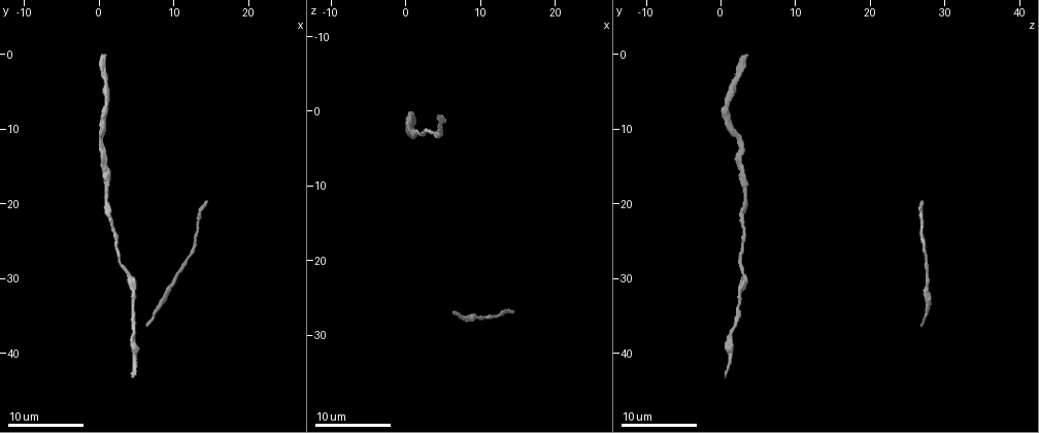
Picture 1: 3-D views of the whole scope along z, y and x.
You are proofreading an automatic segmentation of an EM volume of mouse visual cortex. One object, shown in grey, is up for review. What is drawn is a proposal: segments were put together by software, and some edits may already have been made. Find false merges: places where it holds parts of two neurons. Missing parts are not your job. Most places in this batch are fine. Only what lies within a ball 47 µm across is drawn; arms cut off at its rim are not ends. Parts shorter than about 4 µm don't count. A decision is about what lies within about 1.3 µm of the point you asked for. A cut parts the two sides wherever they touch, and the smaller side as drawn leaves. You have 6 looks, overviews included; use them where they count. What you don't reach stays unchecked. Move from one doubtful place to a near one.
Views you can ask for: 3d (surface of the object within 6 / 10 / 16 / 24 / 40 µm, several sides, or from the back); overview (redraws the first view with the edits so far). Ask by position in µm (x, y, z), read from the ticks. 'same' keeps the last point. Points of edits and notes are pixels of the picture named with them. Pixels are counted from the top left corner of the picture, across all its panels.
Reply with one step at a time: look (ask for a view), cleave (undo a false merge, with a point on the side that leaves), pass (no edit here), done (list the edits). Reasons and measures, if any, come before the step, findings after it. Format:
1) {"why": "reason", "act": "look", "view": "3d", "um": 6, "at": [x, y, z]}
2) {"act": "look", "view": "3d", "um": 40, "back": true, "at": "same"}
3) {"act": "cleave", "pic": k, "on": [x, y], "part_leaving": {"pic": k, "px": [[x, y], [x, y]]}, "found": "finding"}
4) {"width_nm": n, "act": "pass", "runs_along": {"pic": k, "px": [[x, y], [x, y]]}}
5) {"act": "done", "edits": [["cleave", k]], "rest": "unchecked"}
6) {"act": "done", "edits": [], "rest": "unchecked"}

{"why": "thick turns thin", "act": "look", "view": "3d", "um": 16, "at": [1.0, 18.0, 3.0]}

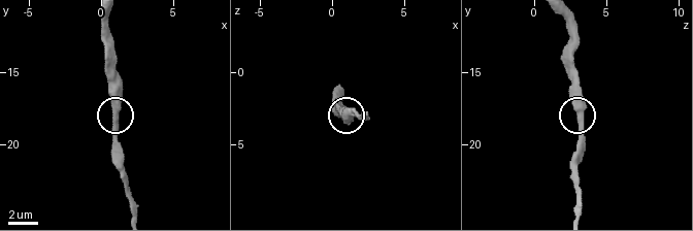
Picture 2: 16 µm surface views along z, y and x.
{"act": "look", "view": "3d", "um": 16, "back": true, "at": [1.2, 18.4, 3.2]}

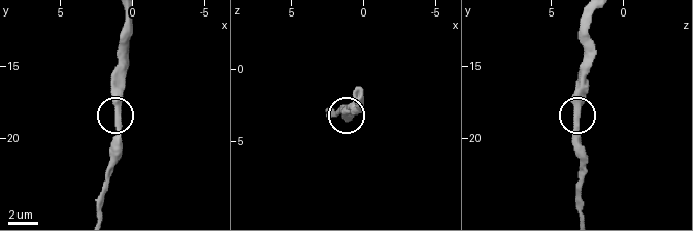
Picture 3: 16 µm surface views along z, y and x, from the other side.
{"width_nm": 420, "act": "pass", "runs_along": {"pic": 3, "px": [[581, 213], [578, 78]]}, "found": "one neuron here"}

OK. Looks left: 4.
{"why": "sudden change in width", "act": "look", "view": "3d", "um": 10, "at": [5.0, 37.5, 1.5]}

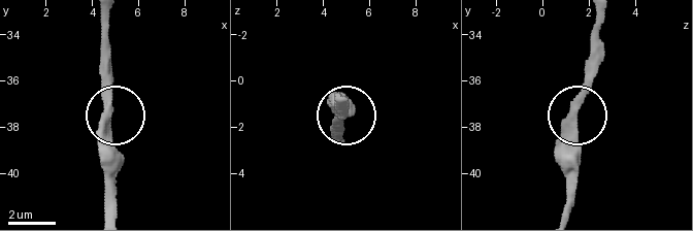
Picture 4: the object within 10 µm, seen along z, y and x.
{"width_nm": 420, "act": "pass", "runs_along": {"pic": 4, "px": [[109, 21], [109, 190]]}, "found": "one neuron here"}

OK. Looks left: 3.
{"act": "look", "view": "3d", "um": 10, "at": [4.5, 30.5, 3.0]}

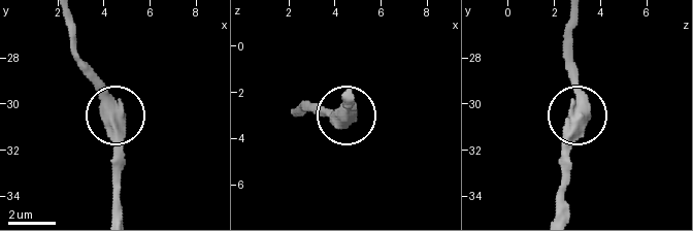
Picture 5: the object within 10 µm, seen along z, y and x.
{"why": "from behind", "act": "look", "view": "3d", "um": 10, "back": true, "at": [4.5, 30.6, 3.3]}

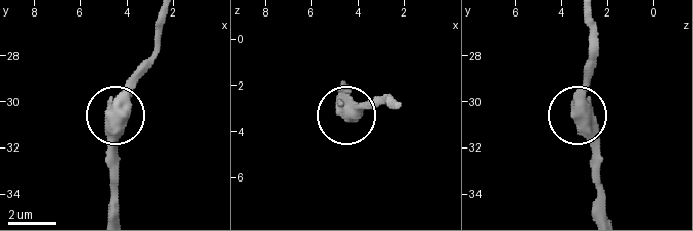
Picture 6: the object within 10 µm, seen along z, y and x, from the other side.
{"width_nm": 560, "act": "pass", "runs_along": {"pic": 6, "px": [[111, 114], [122, 91], [143, 69]]}, "found": "all the same neuron"}

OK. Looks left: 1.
{"act": "done", "edits": [], "rest": "unchecked"}

